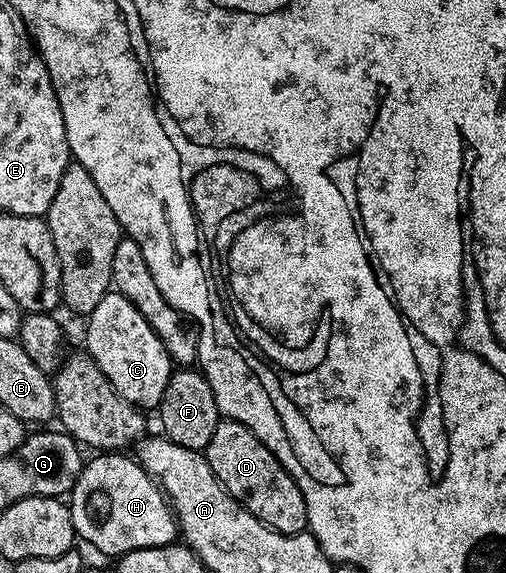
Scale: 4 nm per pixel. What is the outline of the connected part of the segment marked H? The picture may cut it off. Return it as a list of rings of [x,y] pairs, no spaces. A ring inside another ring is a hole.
[[[101,452],[90,462],[88,459],[67,495],[67,505],[74,535],[80,541],[82,538],[90,542],[101,554],[120,556],[132,550],[167,546],[179,534],[177,517],[157,480],[141,467],[136,457],[121,452]]]

